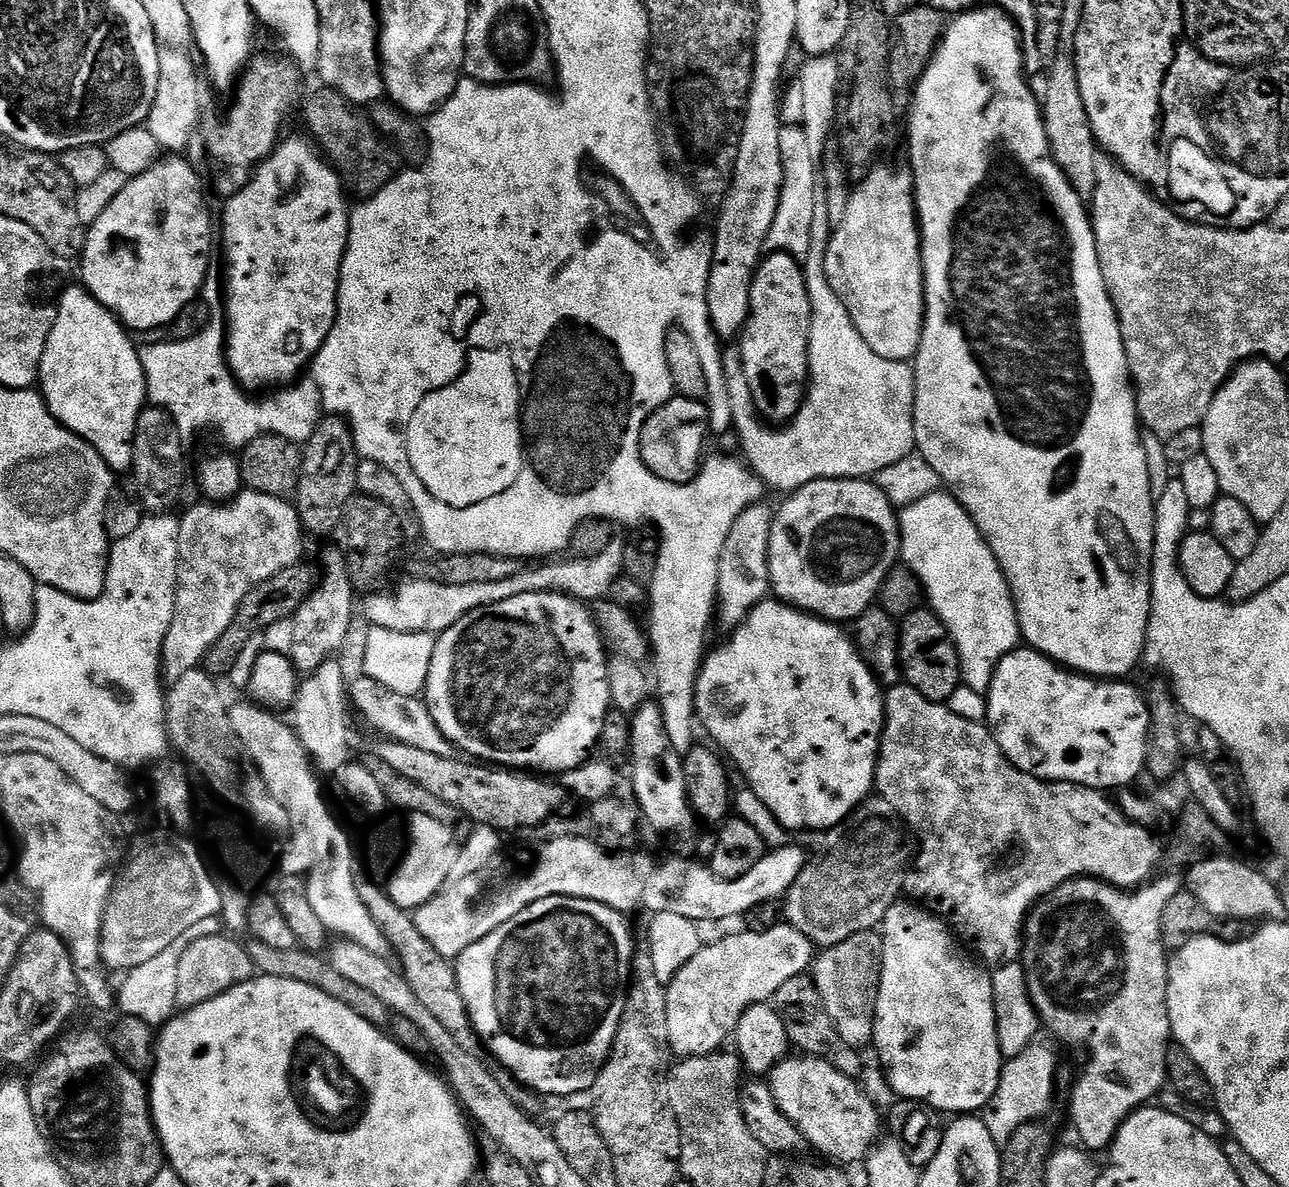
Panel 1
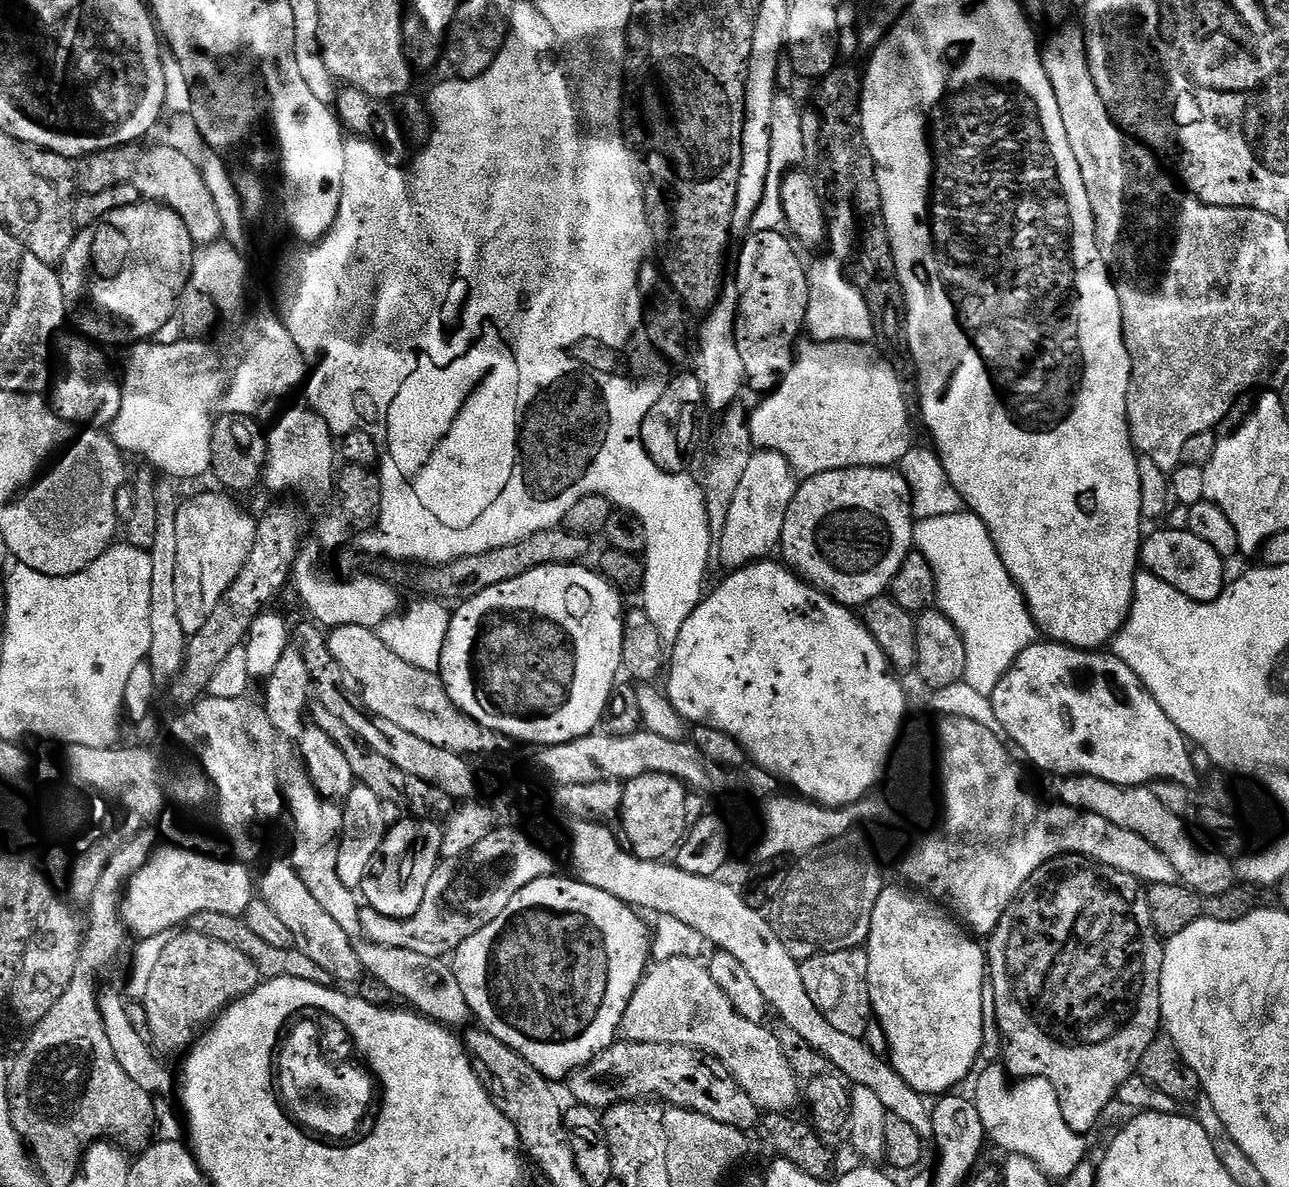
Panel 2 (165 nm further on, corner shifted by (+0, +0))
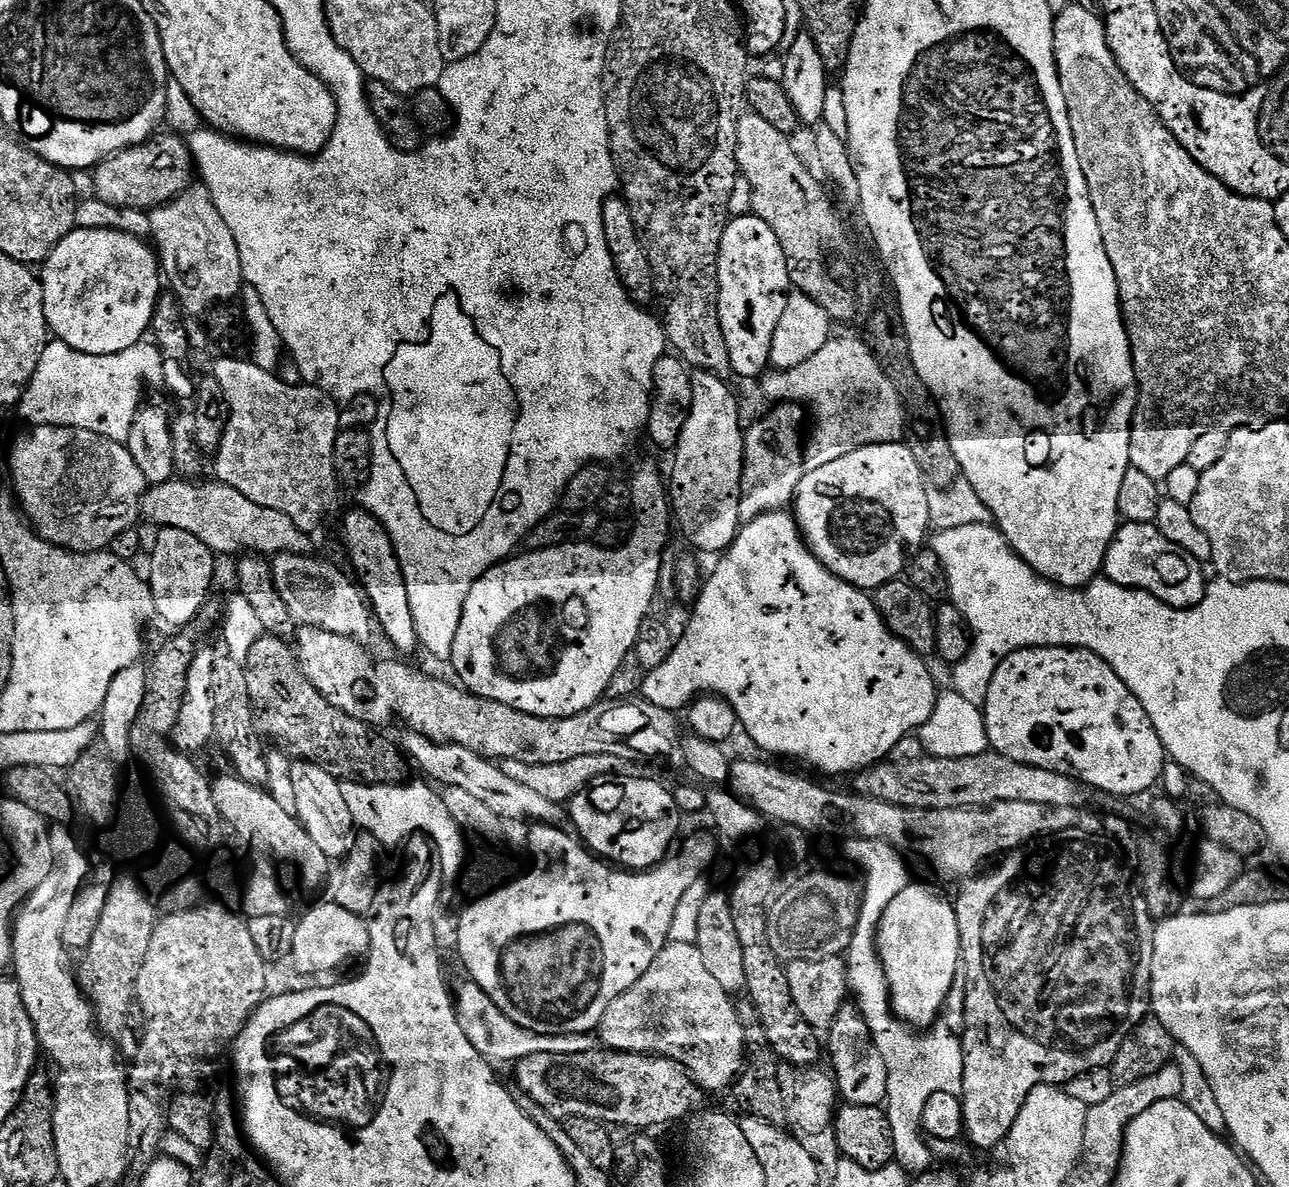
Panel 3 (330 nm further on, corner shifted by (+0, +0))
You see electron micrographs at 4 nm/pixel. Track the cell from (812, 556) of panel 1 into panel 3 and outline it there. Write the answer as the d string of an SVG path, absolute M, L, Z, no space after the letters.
M902 442L894 444L875 444L874 446L862 446L843 458L838 458L835 462L830 462L827 466L818 466L818 470L805 471L804 477L798 483L794 499L794 515L796 518L796 527L800 529L800 535L803 536L805 544L810 551L816 555L818 562L826 570L830 570L840 580L845 580L847 584L853 584L855 588L861 590L875 590L880 588L887 580L895 580L905 571L906 565L910 559L910 547L908 544L919 545L924 535L927 537L930 532L927 508L927 496L929 489L926 487L926 481L918 470L918 462L914 462L914 454Z

